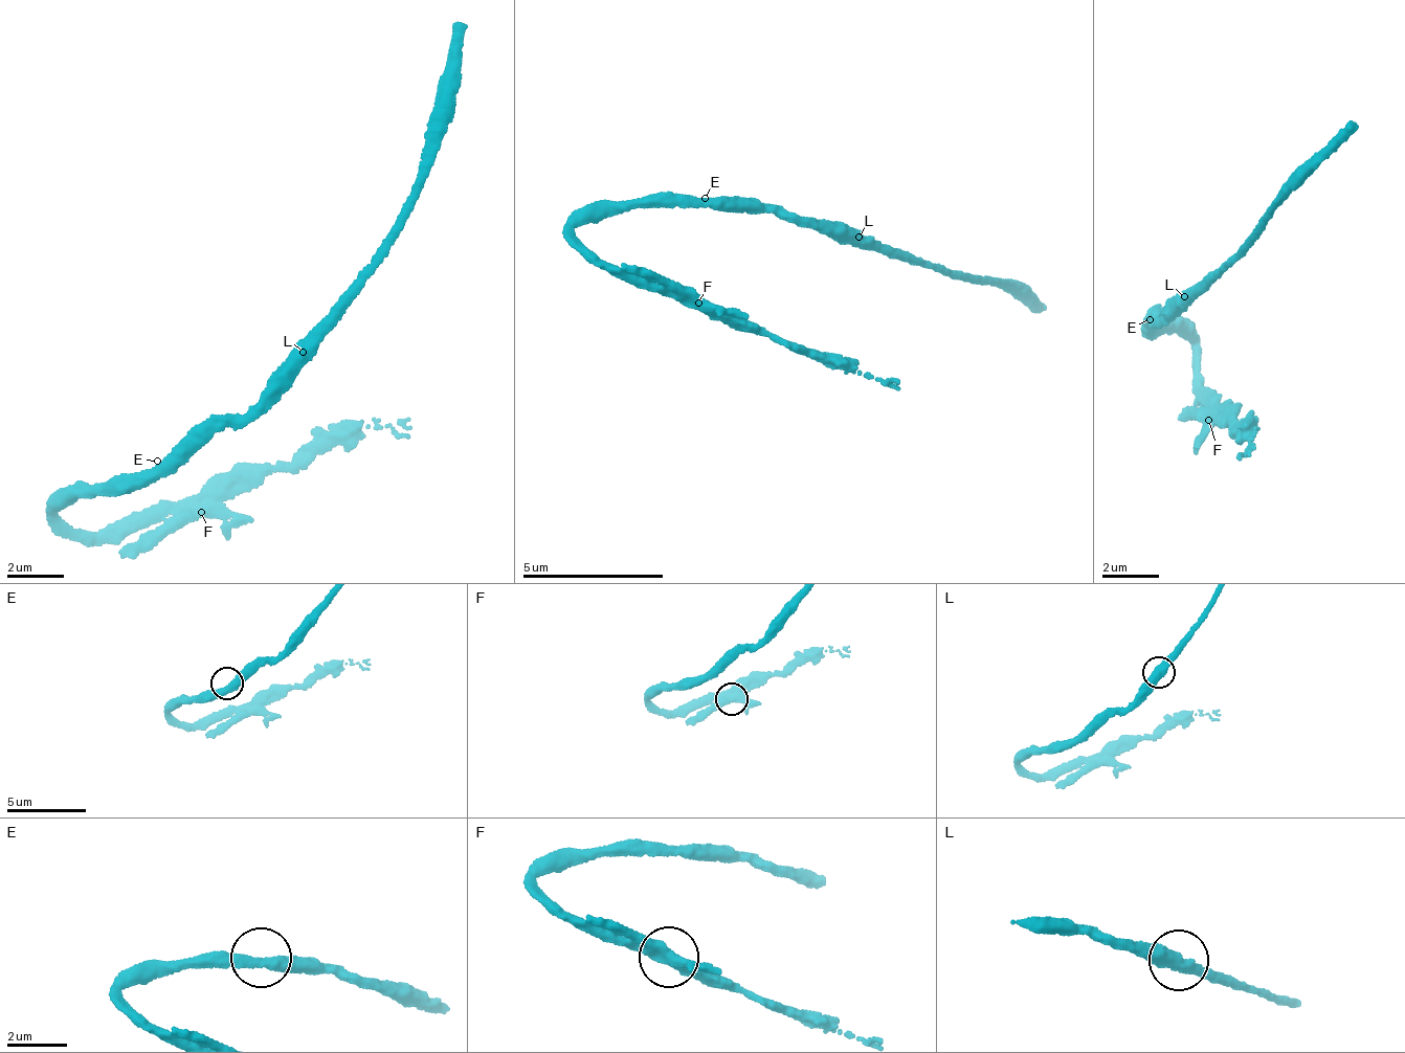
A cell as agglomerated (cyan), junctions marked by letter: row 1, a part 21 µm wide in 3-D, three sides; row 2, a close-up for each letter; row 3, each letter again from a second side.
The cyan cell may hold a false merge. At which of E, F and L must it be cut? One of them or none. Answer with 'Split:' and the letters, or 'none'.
Split: F

